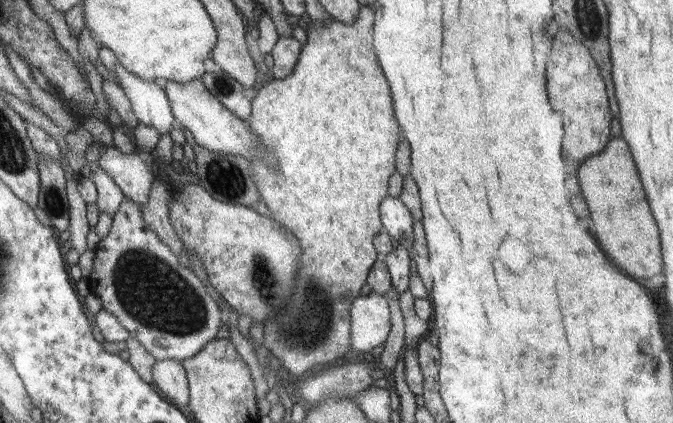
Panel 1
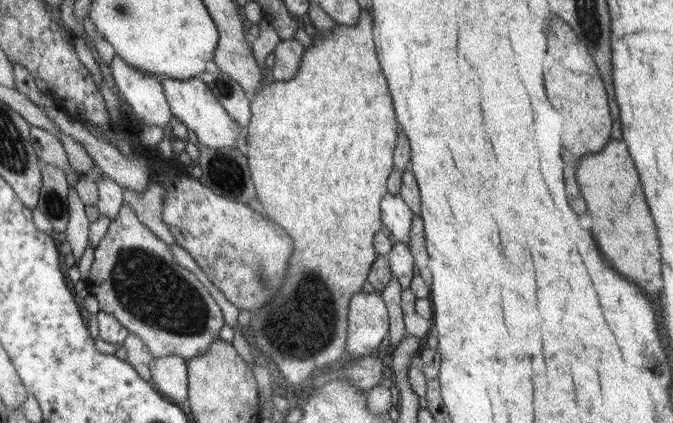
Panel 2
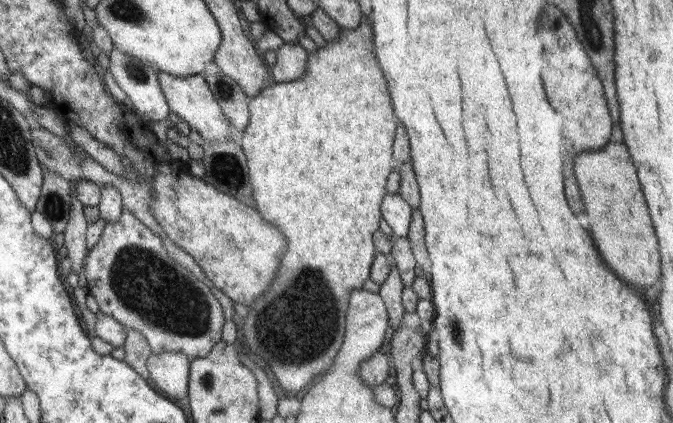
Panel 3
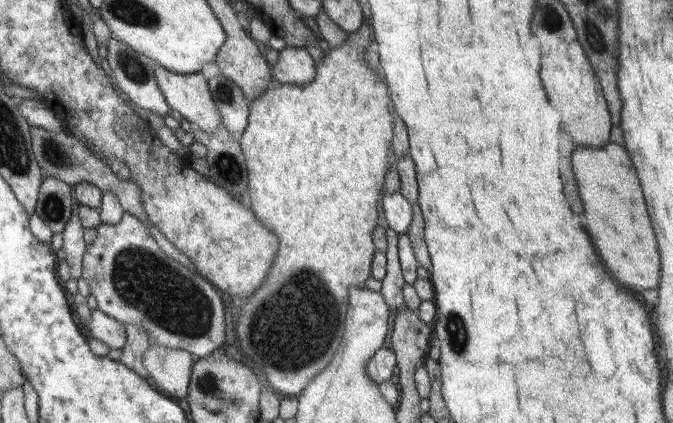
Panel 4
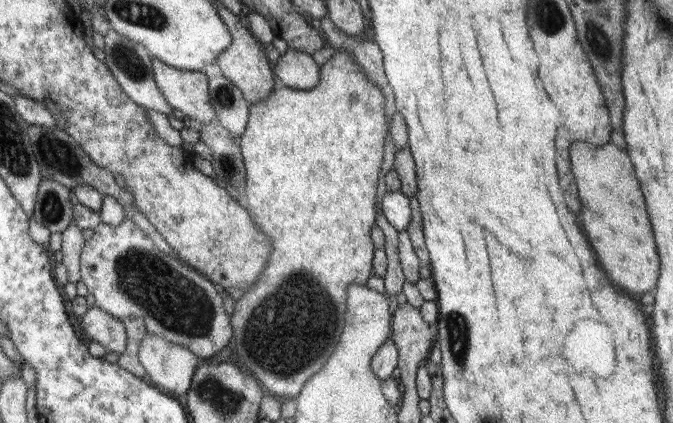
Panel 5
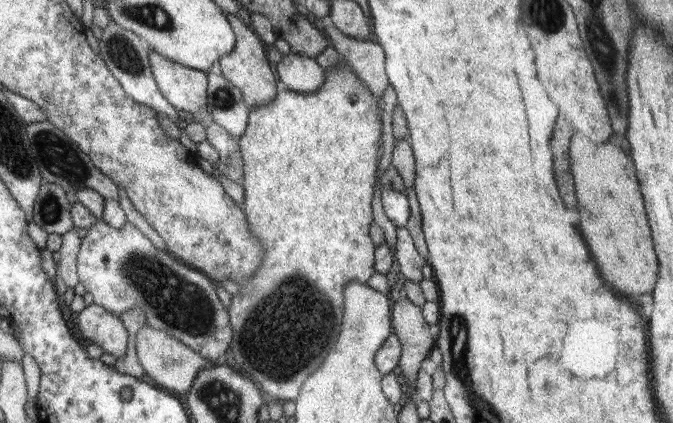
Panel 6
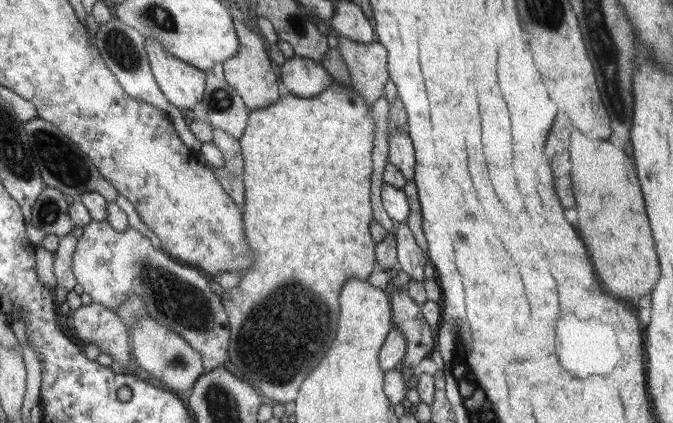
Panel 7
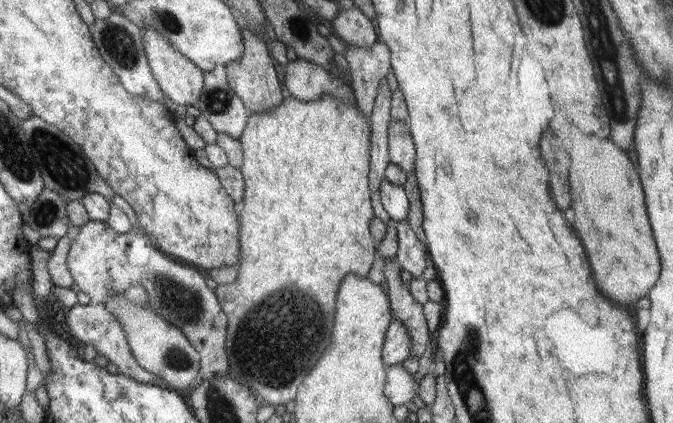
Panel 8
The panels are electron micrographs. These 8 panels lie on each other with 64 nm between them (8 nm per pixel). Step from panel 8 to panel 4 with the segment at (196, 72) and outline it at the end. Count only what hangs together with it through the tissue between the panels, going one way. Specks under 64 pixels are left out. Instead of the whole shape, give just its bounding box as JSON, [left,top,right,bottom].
[153,64,223,134]

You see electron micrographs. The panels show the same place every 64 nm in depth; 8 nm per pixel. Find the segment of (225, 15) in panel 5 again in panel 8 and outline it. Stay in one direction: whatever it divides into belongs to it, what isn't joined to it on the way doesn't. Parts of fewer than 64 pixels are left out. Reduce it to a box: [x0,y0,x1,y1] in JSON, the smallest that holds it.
[224,28,281,113]

